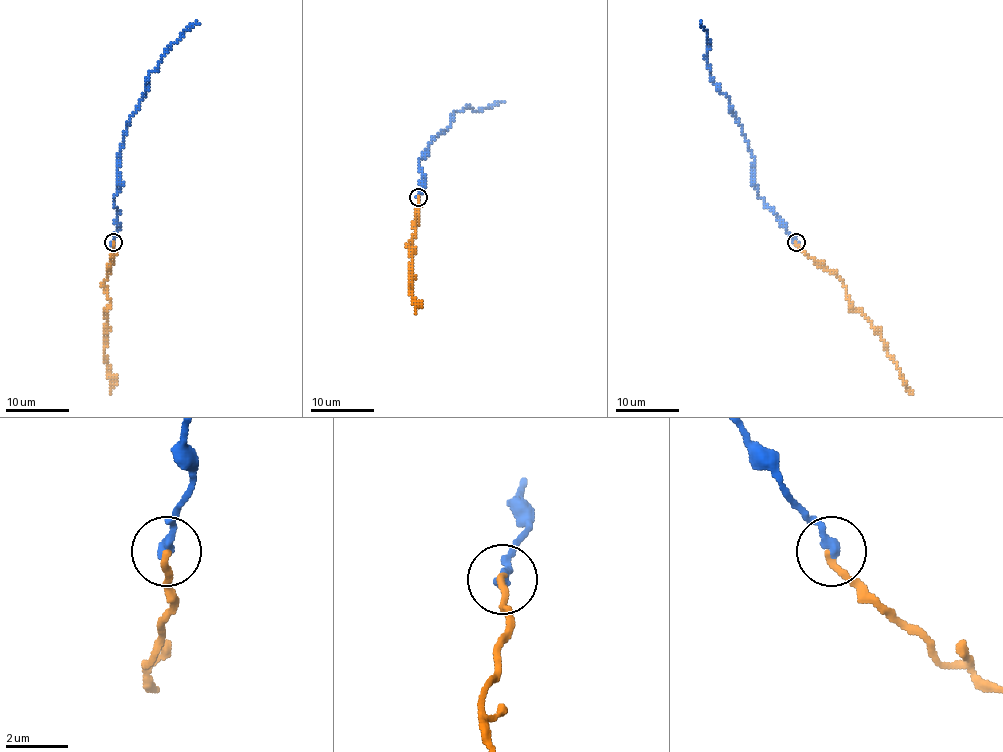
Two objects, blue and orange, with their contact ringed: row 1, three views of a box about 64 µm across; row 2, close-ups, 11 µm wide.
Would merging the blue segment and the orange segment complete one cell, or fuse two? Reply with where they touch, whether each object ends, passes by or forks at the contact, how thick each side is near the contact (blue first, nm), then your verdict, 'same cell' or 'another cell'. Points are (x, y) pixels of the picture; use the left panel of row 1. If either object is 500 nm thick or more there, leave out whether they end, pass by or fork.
(113, 242) | blue ends | orange ends | 360/220 nm | same cell

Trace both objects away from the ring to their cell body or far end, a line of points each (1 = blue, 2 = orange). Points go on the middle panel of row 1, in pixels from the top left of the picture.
1: (418, 197), (423, 186), (418, 162), (432, 140), (449, 126), (454, 112), (465, 107), (481, 110), (503, 101)
2: (418, 196), (416, 234), (408, 245), (415, 251), (410, 294), (415, 299), (416, 314)

